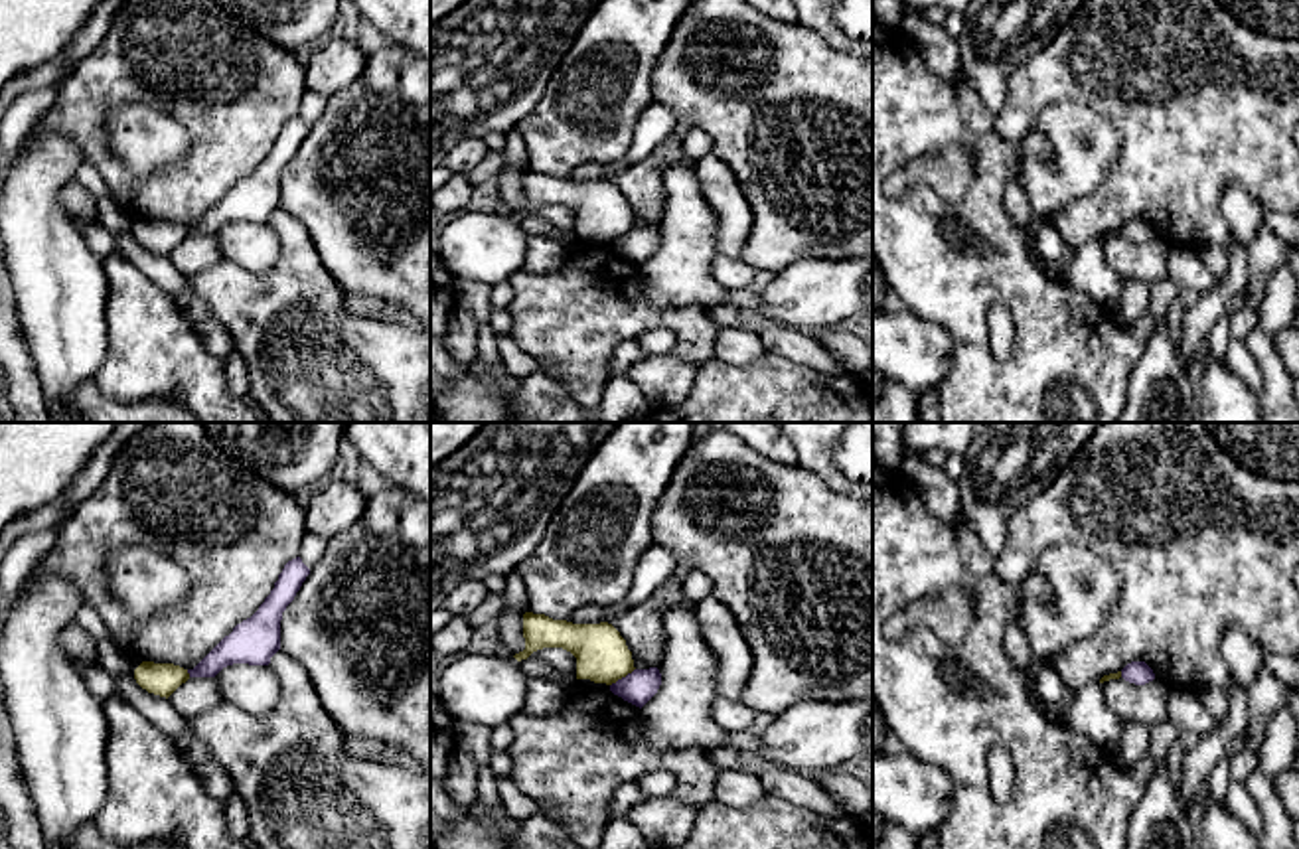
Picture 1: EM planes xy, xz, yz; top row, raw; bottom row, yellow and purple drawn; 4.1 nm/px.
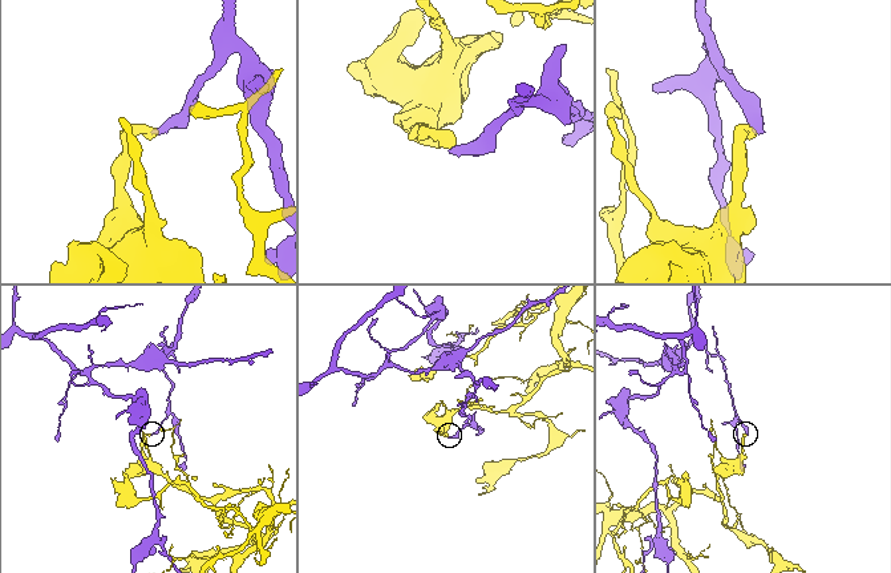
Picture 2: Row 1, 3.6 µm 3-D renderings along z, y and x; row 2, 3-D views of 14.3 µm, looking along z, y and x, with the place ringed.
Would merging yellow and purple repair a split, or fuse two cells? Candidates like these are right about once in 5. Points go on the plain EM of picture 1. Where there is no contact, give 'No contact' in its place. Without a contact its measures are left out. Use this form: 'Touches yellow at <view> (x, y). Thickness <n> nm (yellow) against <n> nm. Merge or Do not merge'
Touches yellow at xz (622, 233). Thickness 220 nm (yellow) against 140 nm. Do not merge

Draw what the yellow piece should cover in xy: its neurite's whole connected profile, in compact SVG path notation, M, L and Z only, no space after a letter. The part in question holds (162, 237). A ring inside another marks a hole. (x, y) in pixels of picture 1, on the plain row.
M142 219L134 227L134 237L148 251L168 257L182 241L190 237L190 231L174 221Z

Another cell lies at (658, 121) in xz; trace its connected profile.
M653 101L638 118L626 156L618 162L604 164L604 180L610 182L630 166L651 156L655 148L669 138L677 120L679 118L669 107Z

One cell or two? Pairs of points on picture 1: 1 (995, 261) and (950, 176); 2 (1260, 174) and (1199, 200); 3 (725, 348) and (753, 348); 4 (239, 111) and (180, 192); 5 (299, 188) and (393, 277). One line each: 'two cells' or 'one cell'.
1: two cells
2: one cell
3: one cell
4: one cell
5: one cell

